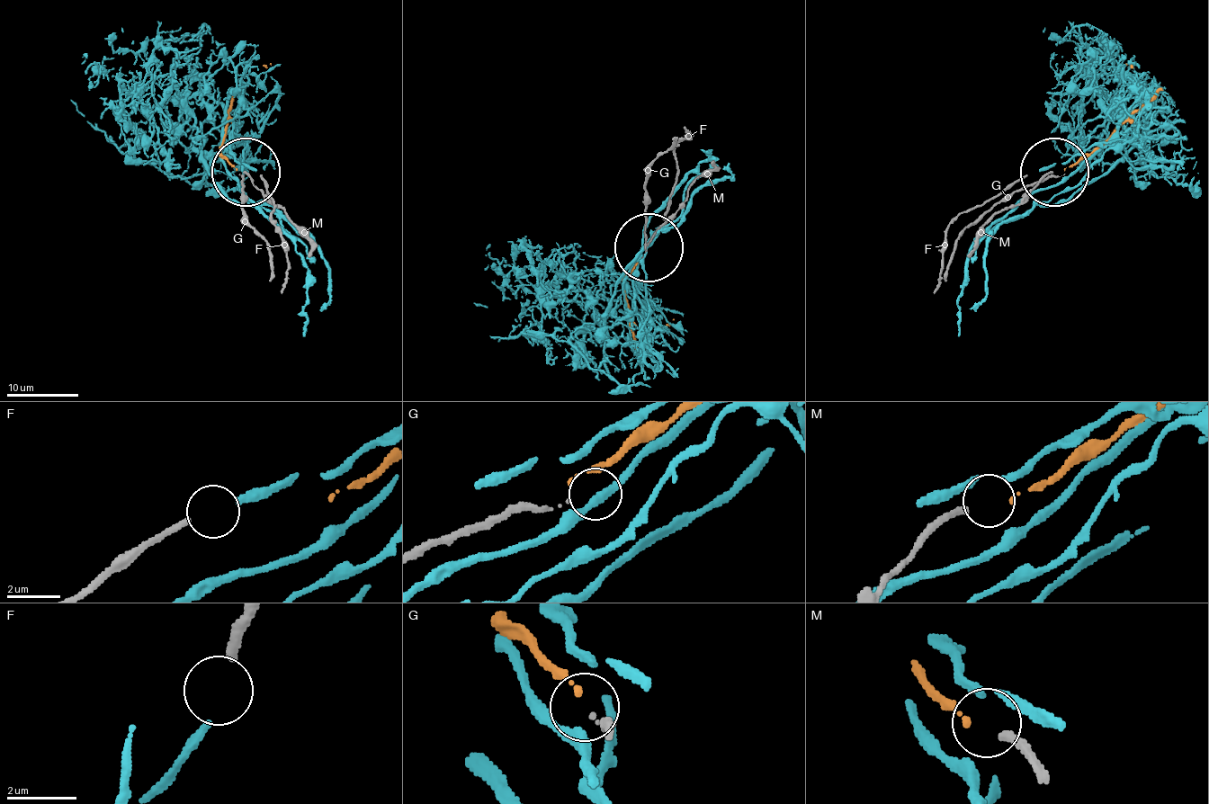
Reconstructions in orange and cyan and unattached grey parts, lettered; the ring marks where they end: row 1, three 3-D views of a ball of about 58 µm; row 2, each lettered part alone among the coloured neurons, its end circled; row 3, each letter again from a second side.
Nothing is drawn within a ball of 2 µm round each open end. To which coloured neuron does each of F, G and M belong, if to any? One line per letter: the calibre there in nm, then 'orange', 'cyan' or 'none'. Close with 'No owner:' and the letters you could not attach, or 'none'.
F: 260 nm thick; cyan
G: 70 nm thick; none
M: 240 nm thick; orange
No owner: G

